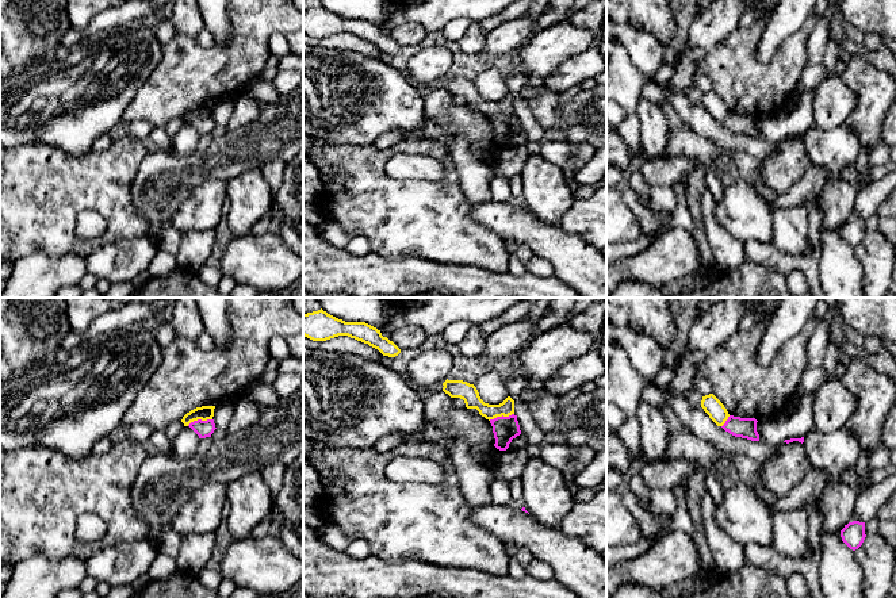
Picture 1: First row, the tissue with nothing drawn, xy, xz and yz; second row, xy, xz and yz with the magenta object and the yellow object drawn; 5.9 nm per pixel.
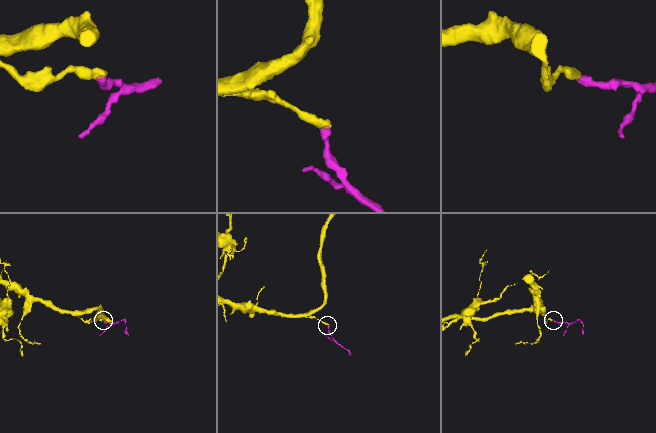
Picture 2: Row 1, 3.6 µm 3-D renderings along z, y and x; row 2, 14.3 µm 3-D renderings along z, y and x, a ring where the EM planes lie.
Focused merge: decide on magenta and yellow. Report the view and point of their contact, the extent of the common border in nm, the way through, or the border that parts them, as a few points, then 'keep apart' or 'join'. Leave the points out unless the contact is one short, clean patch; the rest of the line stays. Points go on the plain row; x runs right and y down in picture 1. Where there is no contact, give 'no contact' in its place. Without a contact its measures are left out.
meets magenta in xy at (199, 117); contact 160 nm long; border along xy (211, 115), (194, 117), (187, 122); keep apart

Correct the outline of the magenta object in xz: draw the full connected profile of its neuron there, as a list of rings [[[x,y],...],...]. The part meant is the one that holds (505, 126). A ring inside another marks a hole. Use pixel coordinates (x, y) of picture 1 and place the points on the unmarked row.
[[[517,112],[497,114],[490,116],[495,135],[494,143],[499,147],[506,147],[513,135],[521,131]]]

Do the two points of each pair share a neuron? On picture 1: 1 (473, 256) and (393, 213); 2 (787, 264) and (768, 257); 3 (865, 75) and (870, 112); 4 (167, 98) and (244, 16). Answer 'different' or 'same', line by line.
1: same
2: same
3: same
4: same

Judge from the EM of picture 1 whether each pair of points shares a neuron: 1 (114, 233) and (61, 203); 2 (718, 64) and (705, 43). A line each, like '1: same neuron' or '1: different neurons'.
1: same neuron
2: different neurons

